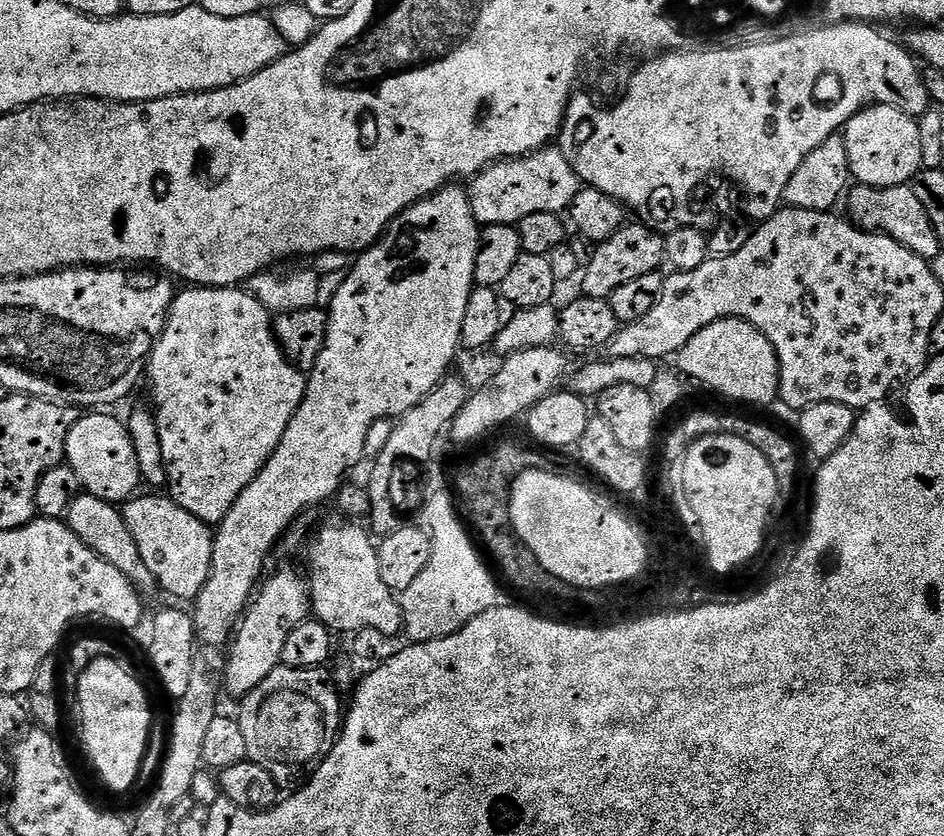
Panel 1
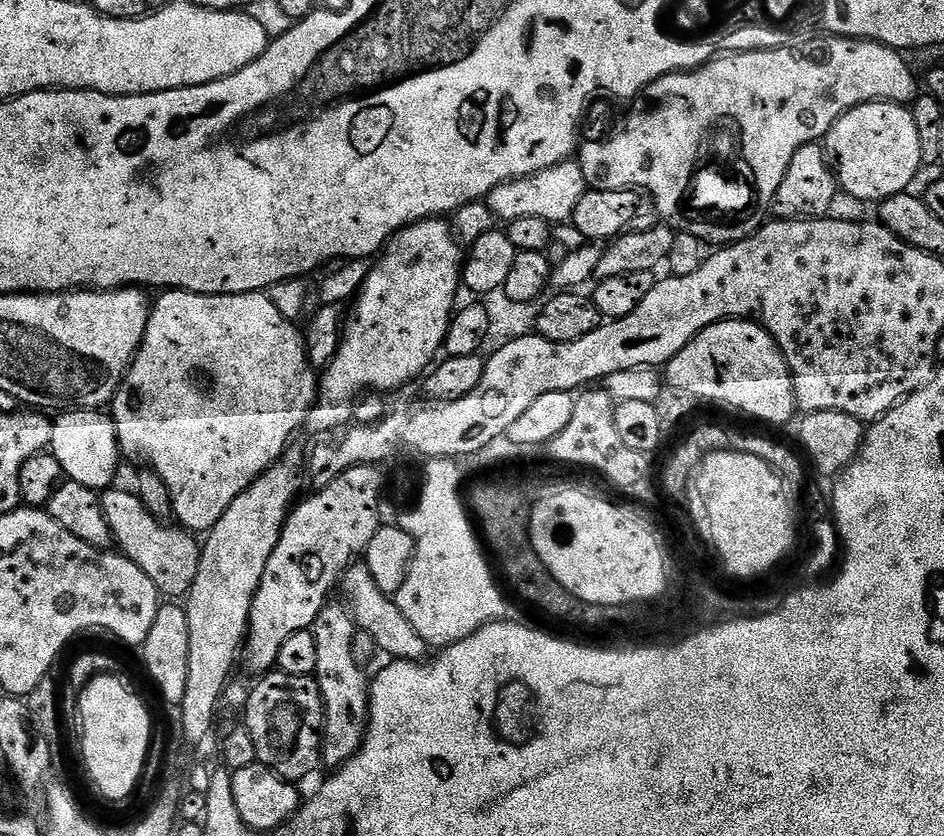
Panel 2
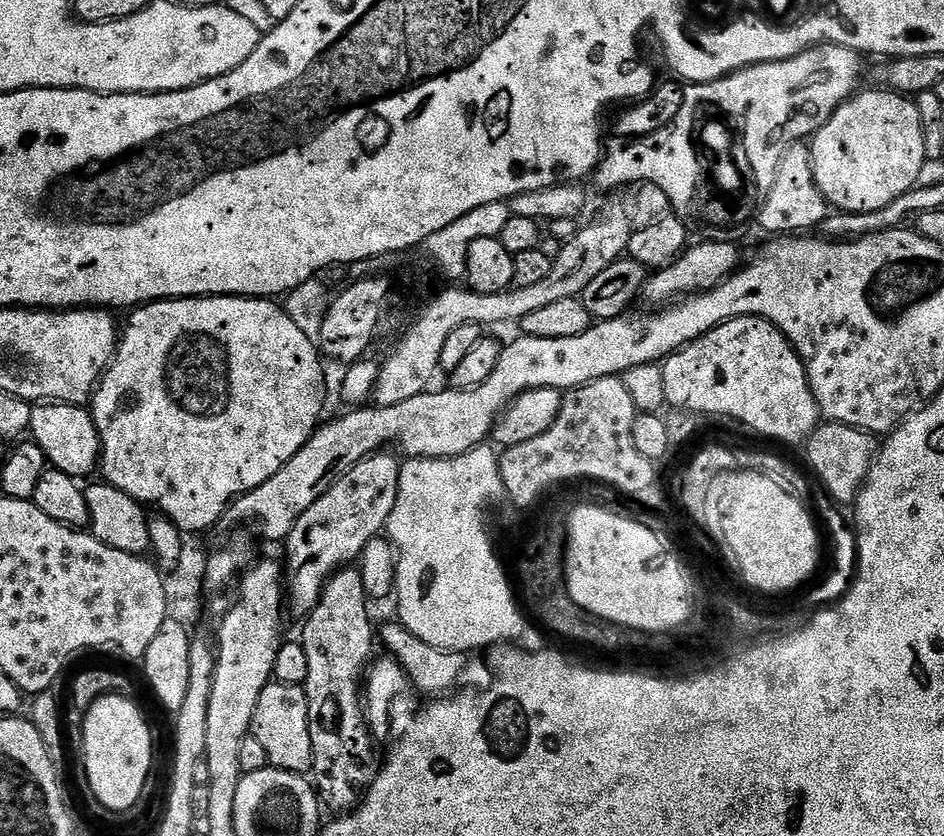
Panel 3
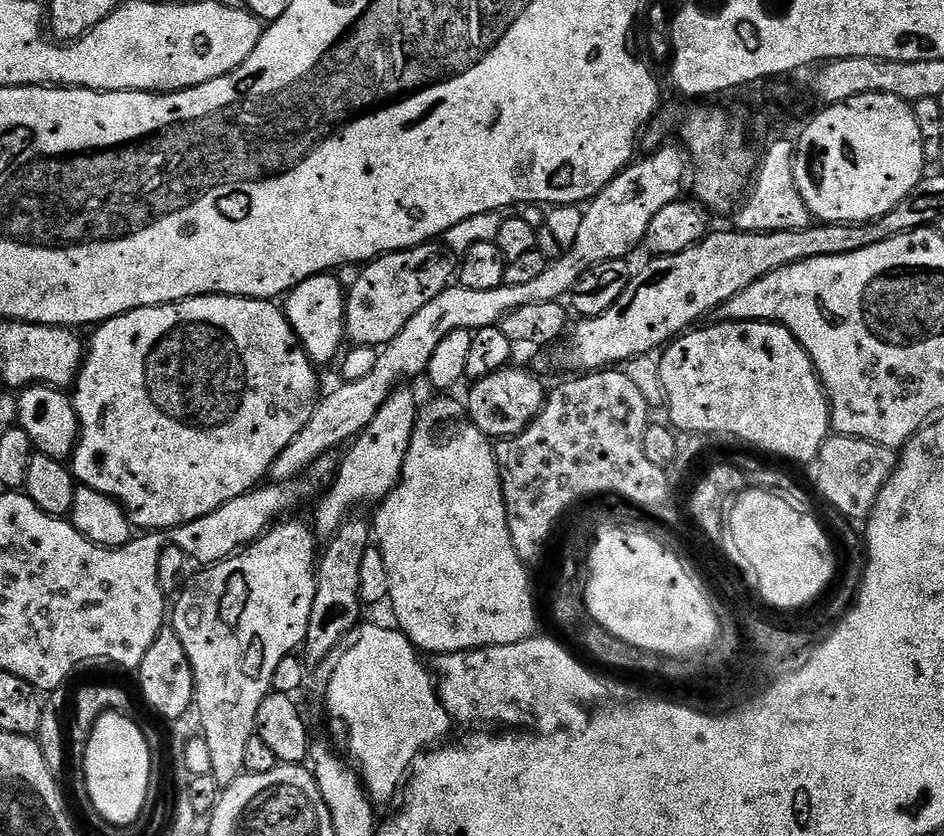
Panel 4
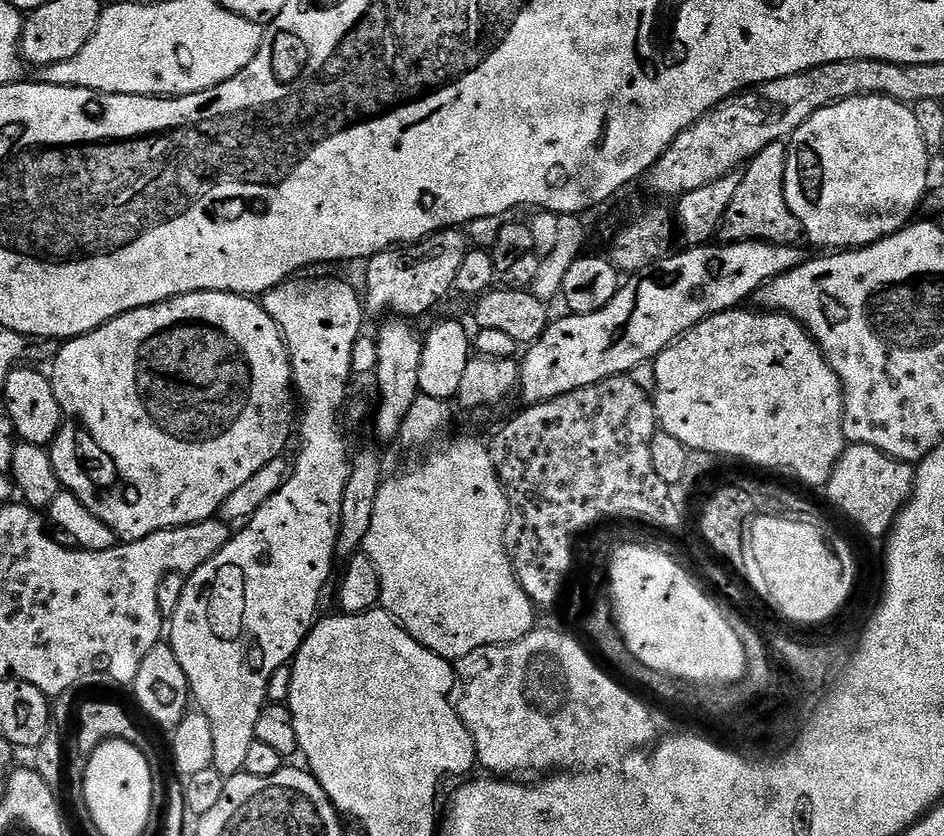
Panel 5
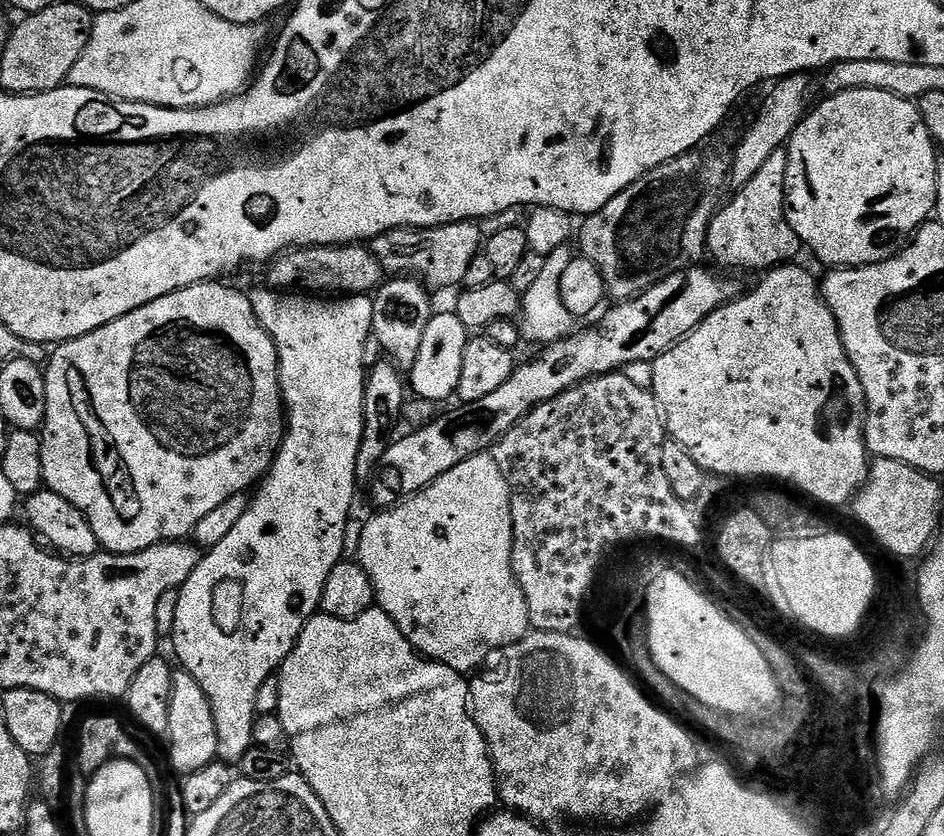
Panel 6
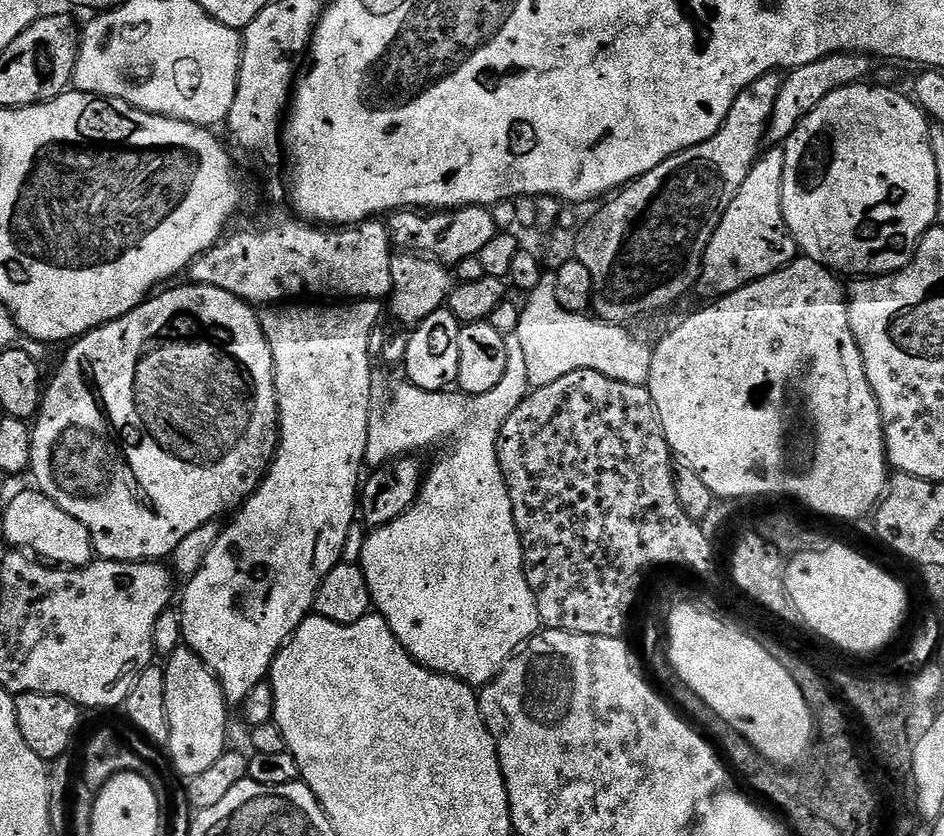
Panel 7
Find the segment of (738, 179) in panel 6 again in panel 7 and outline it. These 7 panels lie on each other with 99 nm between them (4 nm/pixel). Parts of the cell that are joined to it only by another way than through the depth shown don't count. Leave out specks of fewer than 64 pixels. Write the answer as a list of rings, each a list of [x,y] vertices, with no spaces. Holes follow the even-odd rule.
[[[834,52],[826,58],[818,58],[818,62],[791,69],[780,81],[778,100],[774,102],[774,112],[768,120],[767,139],[773,145],[783,145],[788,135],[802,122],[802,118],[814,111],[822,98],[834,94],[834,90],[845,88],[848,84],[867,81],[868,71],[872,68],[871,62],[873,63],[867,55],[858,52]]]

